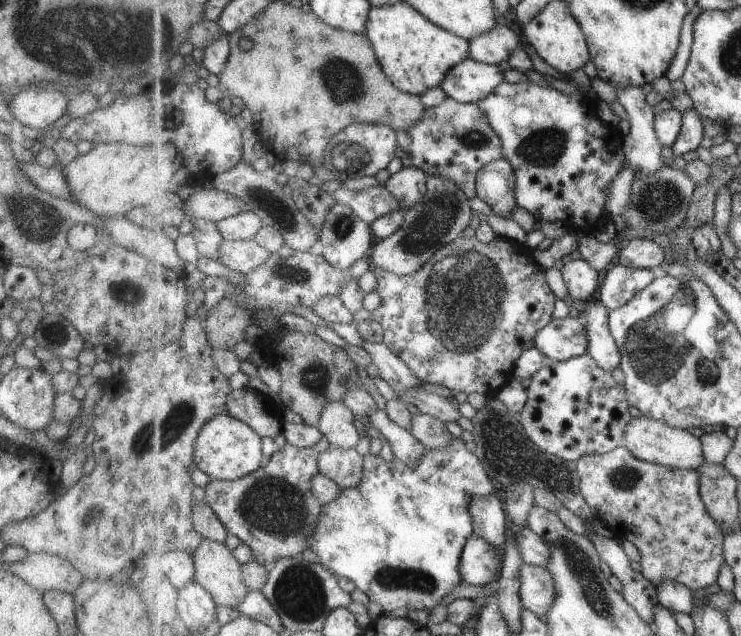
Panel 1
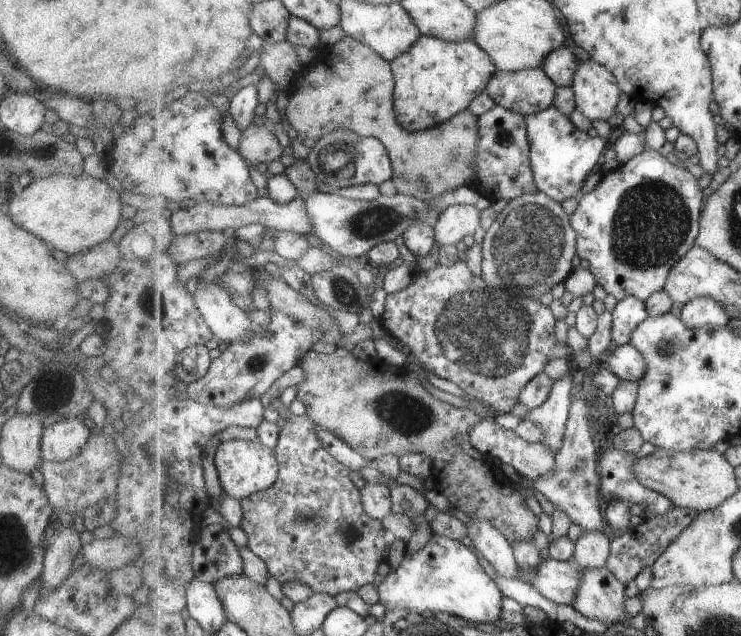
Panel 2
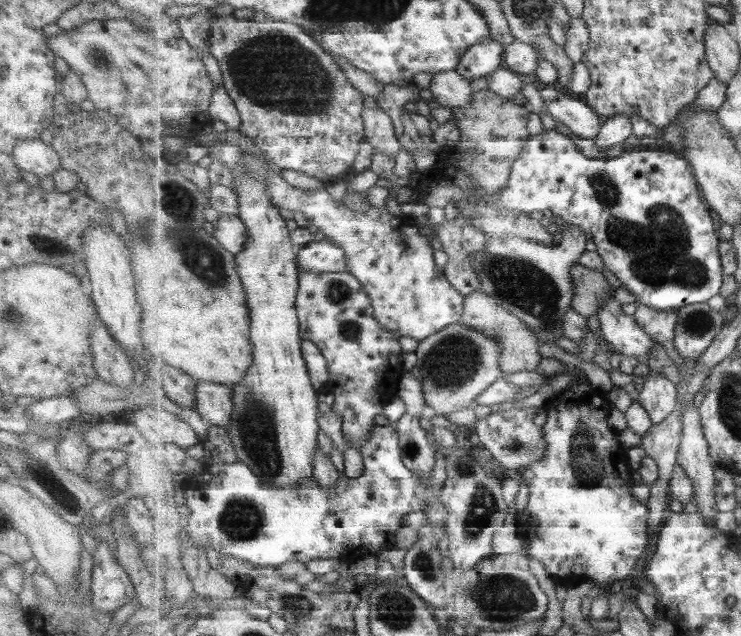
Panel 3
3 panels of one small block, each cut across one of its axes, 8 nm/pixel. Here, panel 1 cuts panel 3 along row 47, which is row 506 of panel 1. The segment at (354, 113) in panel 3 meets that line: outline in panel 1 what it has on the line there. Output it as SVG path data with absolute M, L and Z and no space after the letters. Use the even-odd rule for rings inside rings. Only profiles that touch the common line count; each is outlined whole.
M286 443L272 460L257 471L235 481L212 479L205 487L207 503L215 510L228 532L246 543L258 563L272 567L280 559L300 556L308 549L308 538L314 533L314 525L321 515L323 504L313 495L310 484L319 473L319 446L298 448Z

